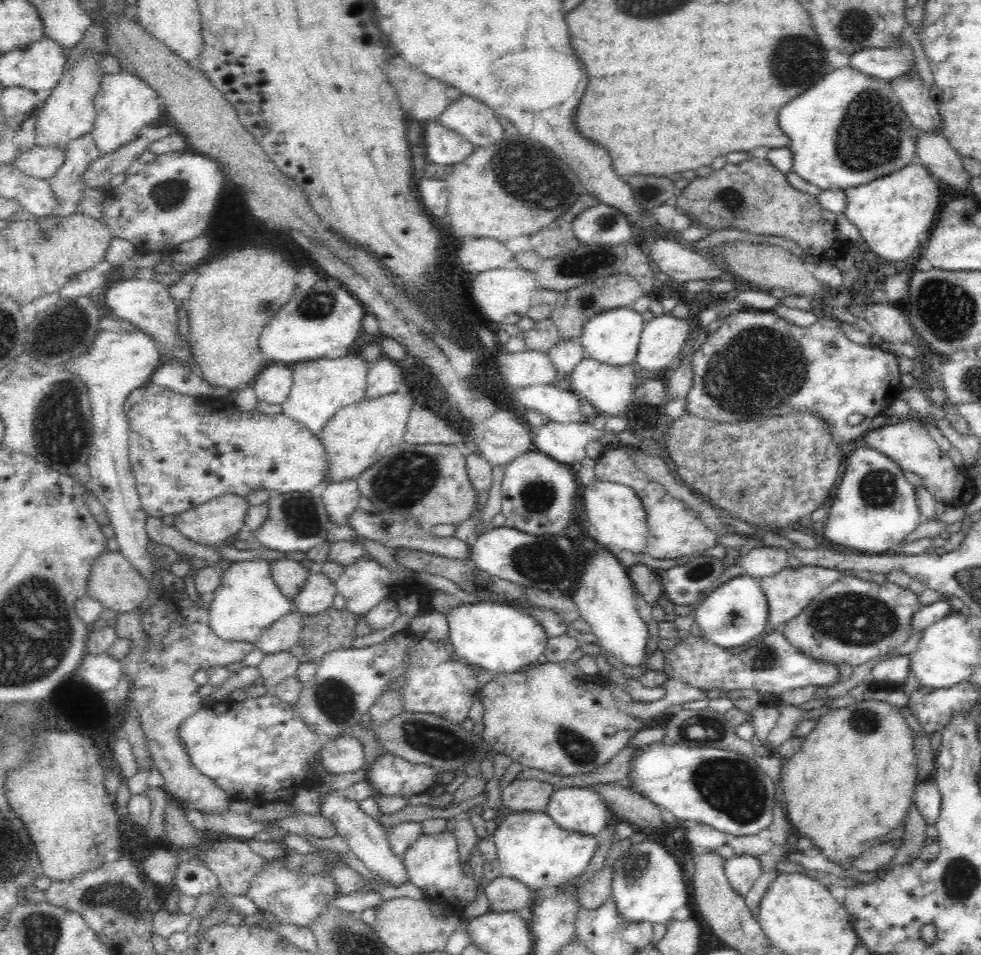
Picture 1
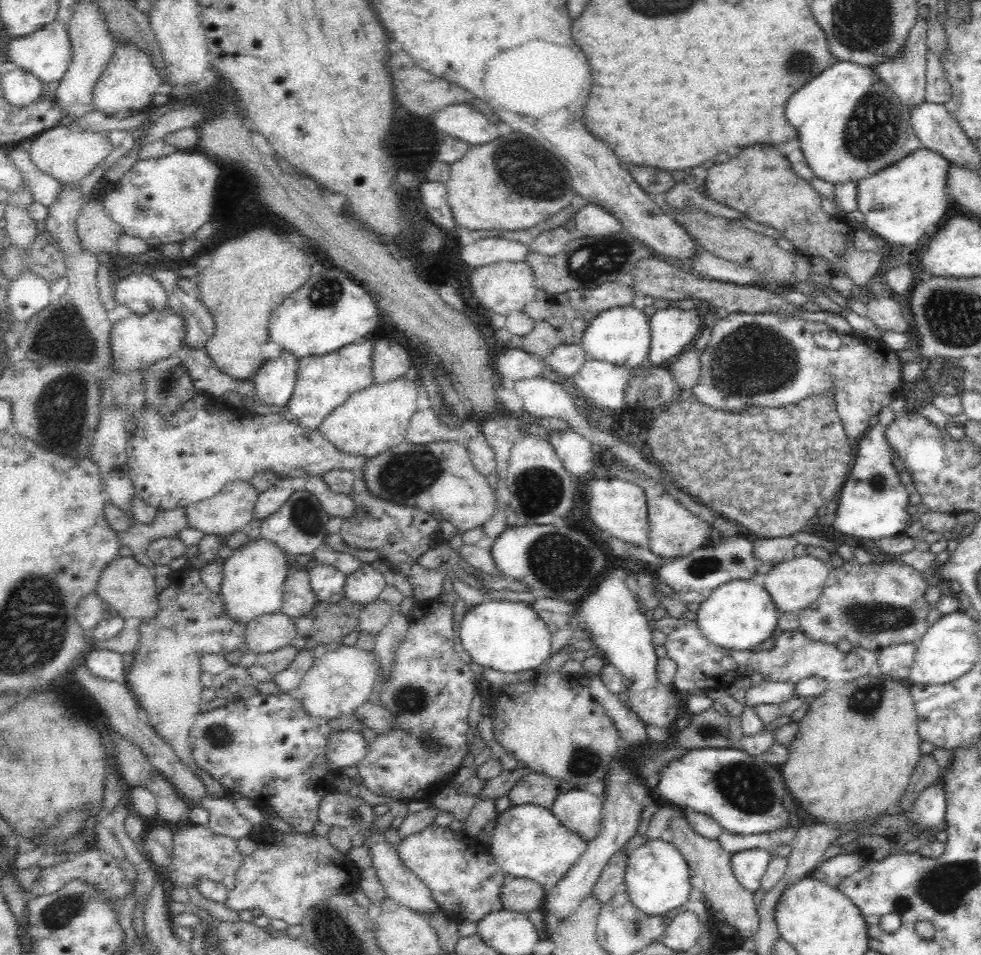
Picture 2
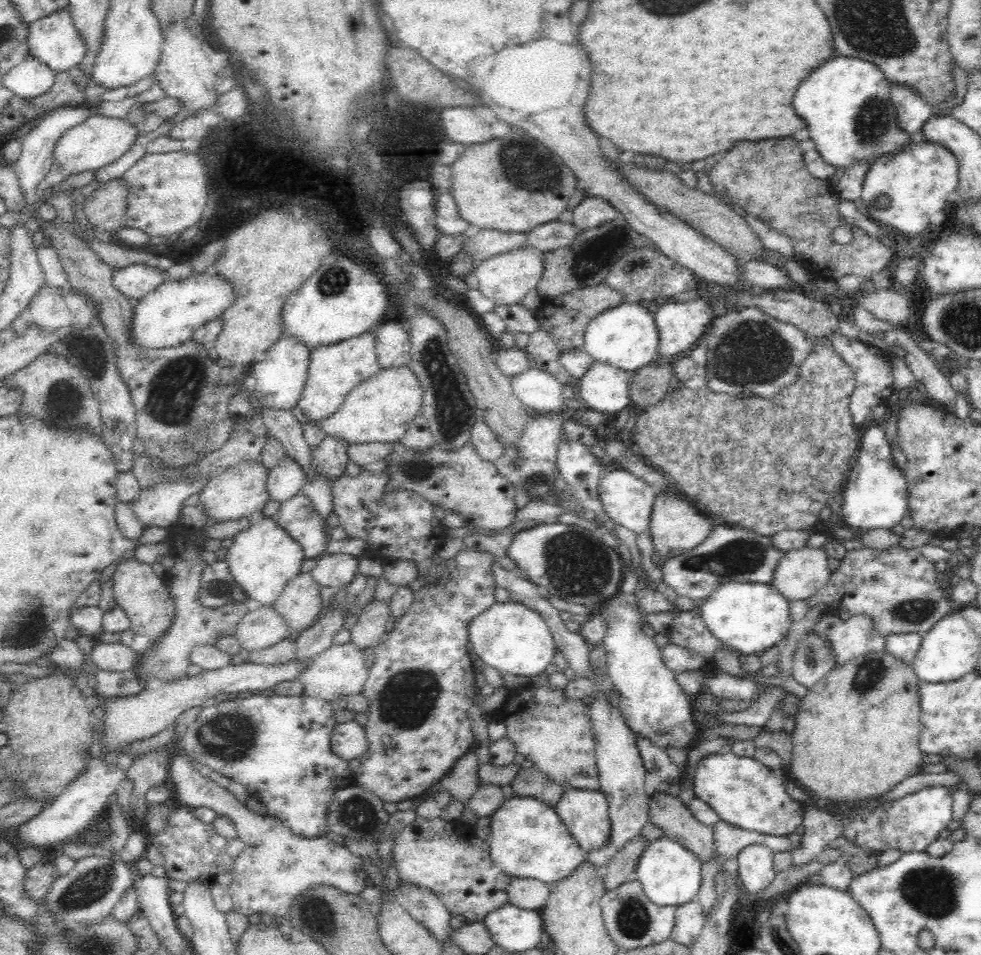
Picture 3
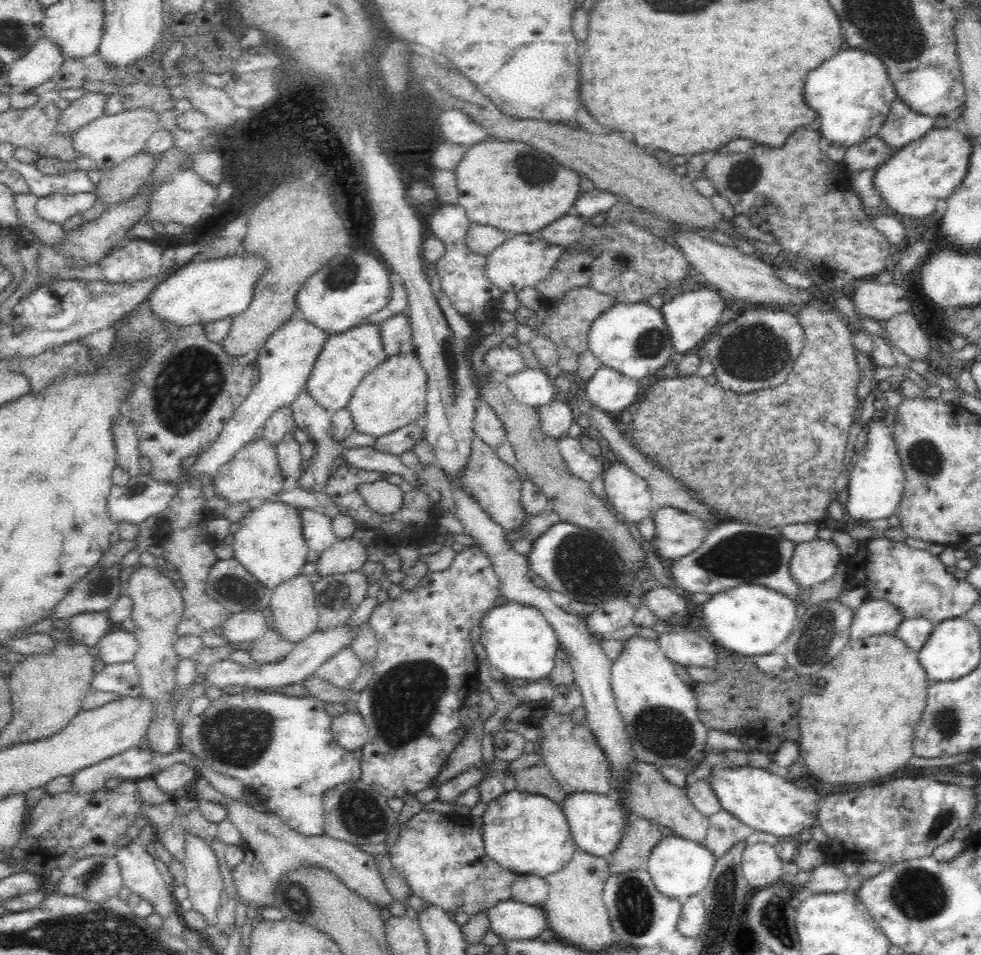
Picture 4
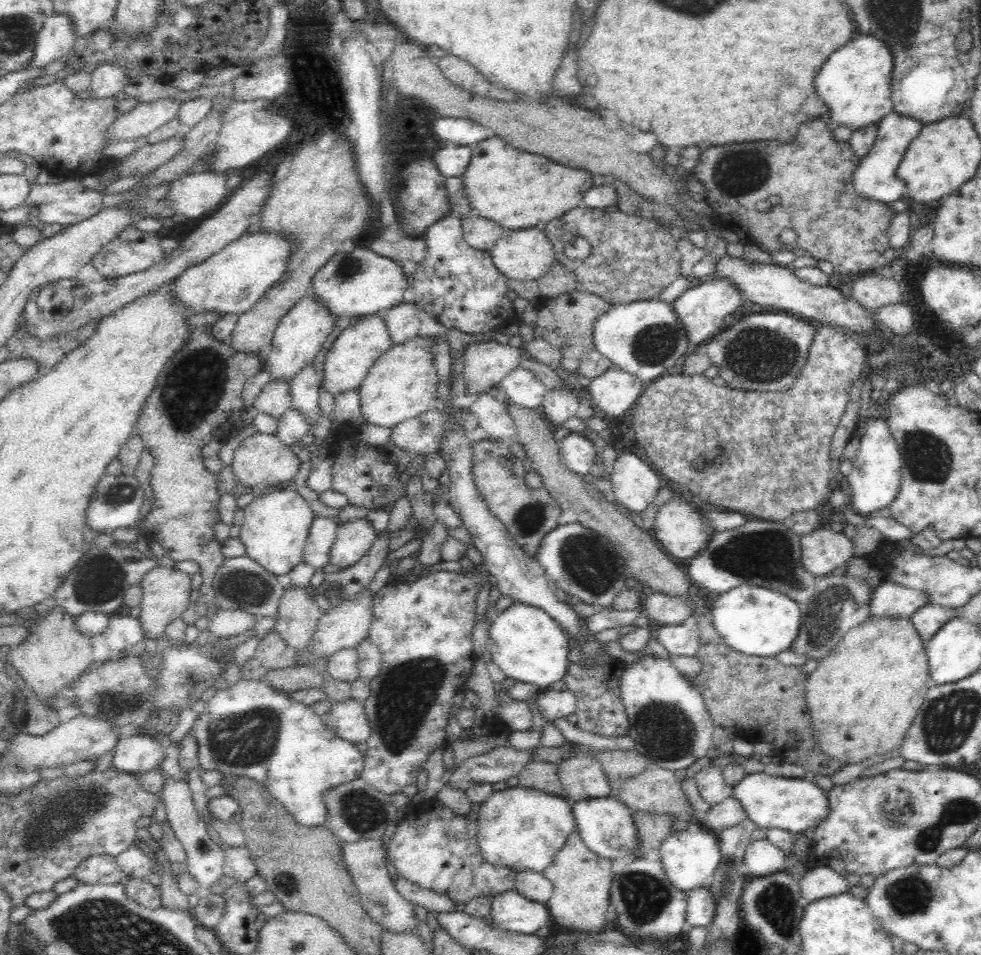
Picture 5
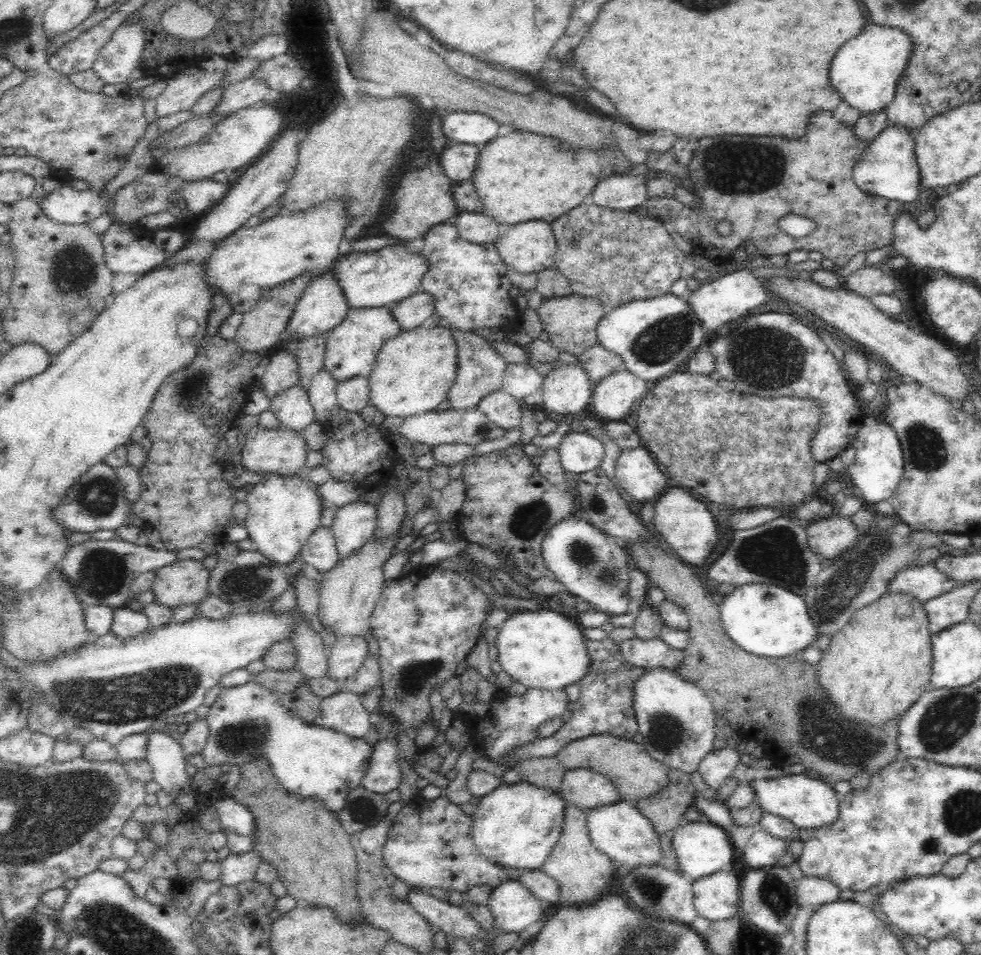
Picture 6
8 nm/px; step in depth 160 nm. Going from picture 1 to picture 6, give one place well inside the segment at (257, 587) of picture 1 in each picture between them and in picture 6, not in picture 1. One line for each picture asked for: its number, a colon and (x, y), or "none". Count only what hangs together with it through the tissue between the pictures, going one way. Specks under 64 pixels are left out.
2: (254, 575)
3: (263, 558)
4: (269, 544)
5: (274, 531)
6: (283, 511)

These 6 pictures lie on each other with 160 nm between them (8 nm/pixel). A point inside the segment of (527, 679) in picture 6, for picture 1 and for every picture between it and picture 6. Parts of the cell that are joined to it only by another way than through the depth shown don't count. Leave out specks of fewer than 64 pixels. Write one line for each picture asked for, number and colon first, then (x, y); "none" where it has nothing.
1: (496, 637)
2: (507, 636)
3: (511, 637)
4: (520, 643)
5: (528, 645)

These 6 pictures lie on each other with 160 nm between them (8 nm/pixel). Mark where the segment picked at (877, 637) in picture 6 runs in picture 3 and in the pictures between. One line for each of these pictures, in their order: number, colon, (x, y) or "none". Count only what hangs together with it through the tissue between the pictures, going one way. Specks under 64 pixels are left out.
3: (856, 736)
4: (858, 716)
5: (862, 698)

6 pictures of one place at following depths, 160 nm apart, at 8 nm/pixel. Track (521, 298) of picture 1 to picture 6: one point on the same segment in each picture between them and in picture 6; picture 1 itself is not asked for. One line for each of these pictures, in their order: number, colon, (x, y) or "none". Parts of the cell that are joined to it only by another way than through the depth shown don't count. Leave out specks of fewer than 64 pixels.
2: (503, 288)
3: (506, 278)
4: (524, 260)
5: (523, 255)
6: (528, 247)

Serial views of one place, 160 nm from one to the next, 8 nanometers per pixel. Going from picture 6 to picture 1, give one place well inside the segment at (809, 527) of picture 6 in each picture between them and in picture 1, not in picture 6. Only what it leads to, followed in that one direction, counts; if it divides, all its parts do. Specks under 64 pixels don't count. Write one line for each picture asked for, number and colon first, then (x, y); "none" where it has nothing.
1: (790, 591)
2: (794, 584)
3: (802, 572)
4: (813, 562)
5: (823, 550)

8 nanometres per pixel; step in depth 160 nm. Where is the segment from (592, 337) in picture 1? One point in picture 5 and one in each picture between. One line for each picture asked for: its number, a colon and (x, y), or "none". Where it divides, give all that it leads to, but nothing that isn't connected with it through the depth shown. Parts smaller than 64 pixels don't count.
2: (621, 335)
3: (626, 336)
4: (631, 338)
5: (644, 338)

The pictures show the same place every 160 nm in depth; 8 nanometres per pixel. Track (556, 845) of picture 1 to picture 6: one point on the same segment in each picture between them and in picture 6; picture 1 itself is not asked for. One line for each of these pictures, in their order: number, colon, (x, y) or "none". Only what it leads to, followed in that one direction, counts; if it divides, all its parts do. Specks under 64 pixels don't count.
2: (528, 841)
3: (528, 839)
4: (527, 833)
5: (522, 828)
6: (516, 825)

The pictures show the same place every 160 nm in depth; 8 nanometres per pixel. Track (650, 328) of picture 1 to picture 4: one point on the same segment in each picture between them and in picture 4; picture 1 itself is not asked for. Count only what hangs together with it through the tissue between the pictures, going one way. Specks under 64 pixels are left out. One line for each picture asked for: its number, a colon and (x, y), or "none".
2: (671, 329)
3: (680, 324)
4: (689, 317)

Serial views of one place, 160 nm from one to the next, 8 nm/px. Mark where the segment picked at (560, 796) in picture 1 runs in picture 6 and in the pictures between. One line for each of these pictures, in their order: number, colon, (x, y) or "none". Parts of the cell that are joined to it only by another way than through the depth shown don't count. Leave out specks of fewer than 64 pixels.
2: (579, 810)
3: (585, 813)
4: (596, 821)
5: (605, 824)
6: (619, 830)

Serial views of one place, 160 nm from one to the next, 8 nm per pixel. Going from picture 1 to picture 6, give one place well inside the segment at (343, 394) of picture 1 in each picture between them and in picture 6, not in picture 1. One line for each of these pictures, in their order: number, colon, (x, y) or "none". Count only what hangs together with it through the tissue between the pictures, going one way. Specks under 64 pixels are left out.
2: (323, 383)
3: (335, 369)
4: (347, 358)
5: (348, 360)
6: (351, 347)

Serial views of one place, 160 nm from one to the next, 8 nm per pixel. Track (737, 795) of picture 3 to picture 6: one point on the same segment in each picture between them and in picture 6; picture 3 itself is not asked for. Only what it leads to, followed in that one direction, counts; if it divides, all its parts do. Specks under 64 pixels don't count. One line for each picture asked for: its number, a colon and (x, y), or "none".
4: (763, 799)
5: (794, 804)
6: (809, 801)

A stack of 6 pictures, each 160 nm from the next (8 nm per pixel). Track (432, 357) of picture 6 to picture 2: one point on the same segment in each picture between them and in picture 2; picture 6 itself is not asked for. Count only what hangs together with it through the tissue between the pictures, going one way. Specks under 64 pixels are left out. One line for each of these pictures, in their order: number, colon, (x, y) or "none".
2: (374, 419)
3: (381, 409)
4: (392, 395)
5: (401, 384)

